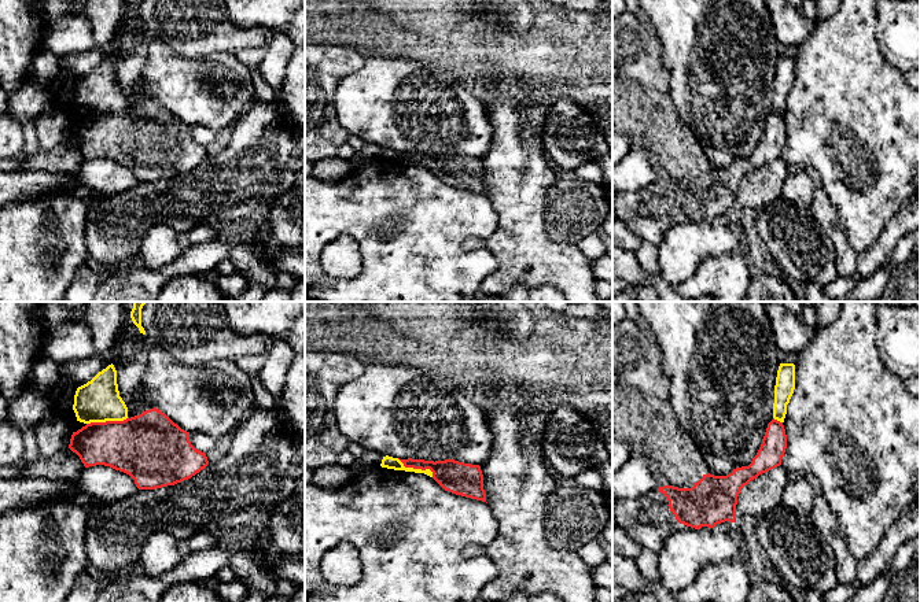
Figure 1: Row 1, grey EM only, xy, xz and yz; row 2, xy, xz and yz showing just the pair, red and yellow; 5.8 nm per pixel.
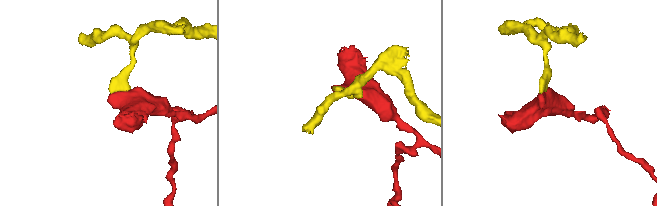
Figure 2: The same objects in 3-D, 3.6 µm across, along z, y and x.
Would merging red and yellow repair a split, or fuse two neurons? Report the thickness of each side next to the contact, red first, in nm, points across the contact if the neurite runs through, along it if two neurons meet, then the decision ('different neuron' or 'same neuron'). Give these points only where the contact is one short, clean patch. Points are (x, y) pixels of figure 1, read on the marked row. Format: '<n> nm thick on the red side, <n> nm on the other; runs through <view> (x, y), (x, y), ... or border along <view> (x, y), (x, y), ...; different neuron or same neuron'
360 nm thick on the red side, 260 nm on the other; border along xy (127, 417), (87, 424); different neuron

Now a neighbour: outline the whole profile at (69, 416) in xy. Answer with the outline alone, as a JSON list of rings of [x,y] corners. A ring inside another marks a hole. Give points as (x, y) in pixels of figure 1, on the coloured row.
[[[69,398],[67,399],[67,406],[69,406],[69,410],[59,416],[59,418],[63,418],[69,422],[69,425],[71,426],[73,432],[77,432],[78,429],[81,429],[82,426],[85,426],[87,424],[84,422],[80,422],[76,417],[76,413],[73,410],[73,405],[74,405],[74,398]]]

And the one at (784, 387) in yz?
[[[780,363],[774,385],[773,418],[784,422],[787,405],[795,389],[795,365]]]

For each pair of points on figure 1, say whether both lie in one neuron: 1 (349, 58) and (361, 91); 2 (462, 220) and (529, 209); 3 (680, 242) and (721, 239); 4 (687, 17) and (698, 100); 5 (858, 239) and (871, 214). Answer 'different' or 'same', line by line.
1: different
2: different
3: same
4: same
5: same

